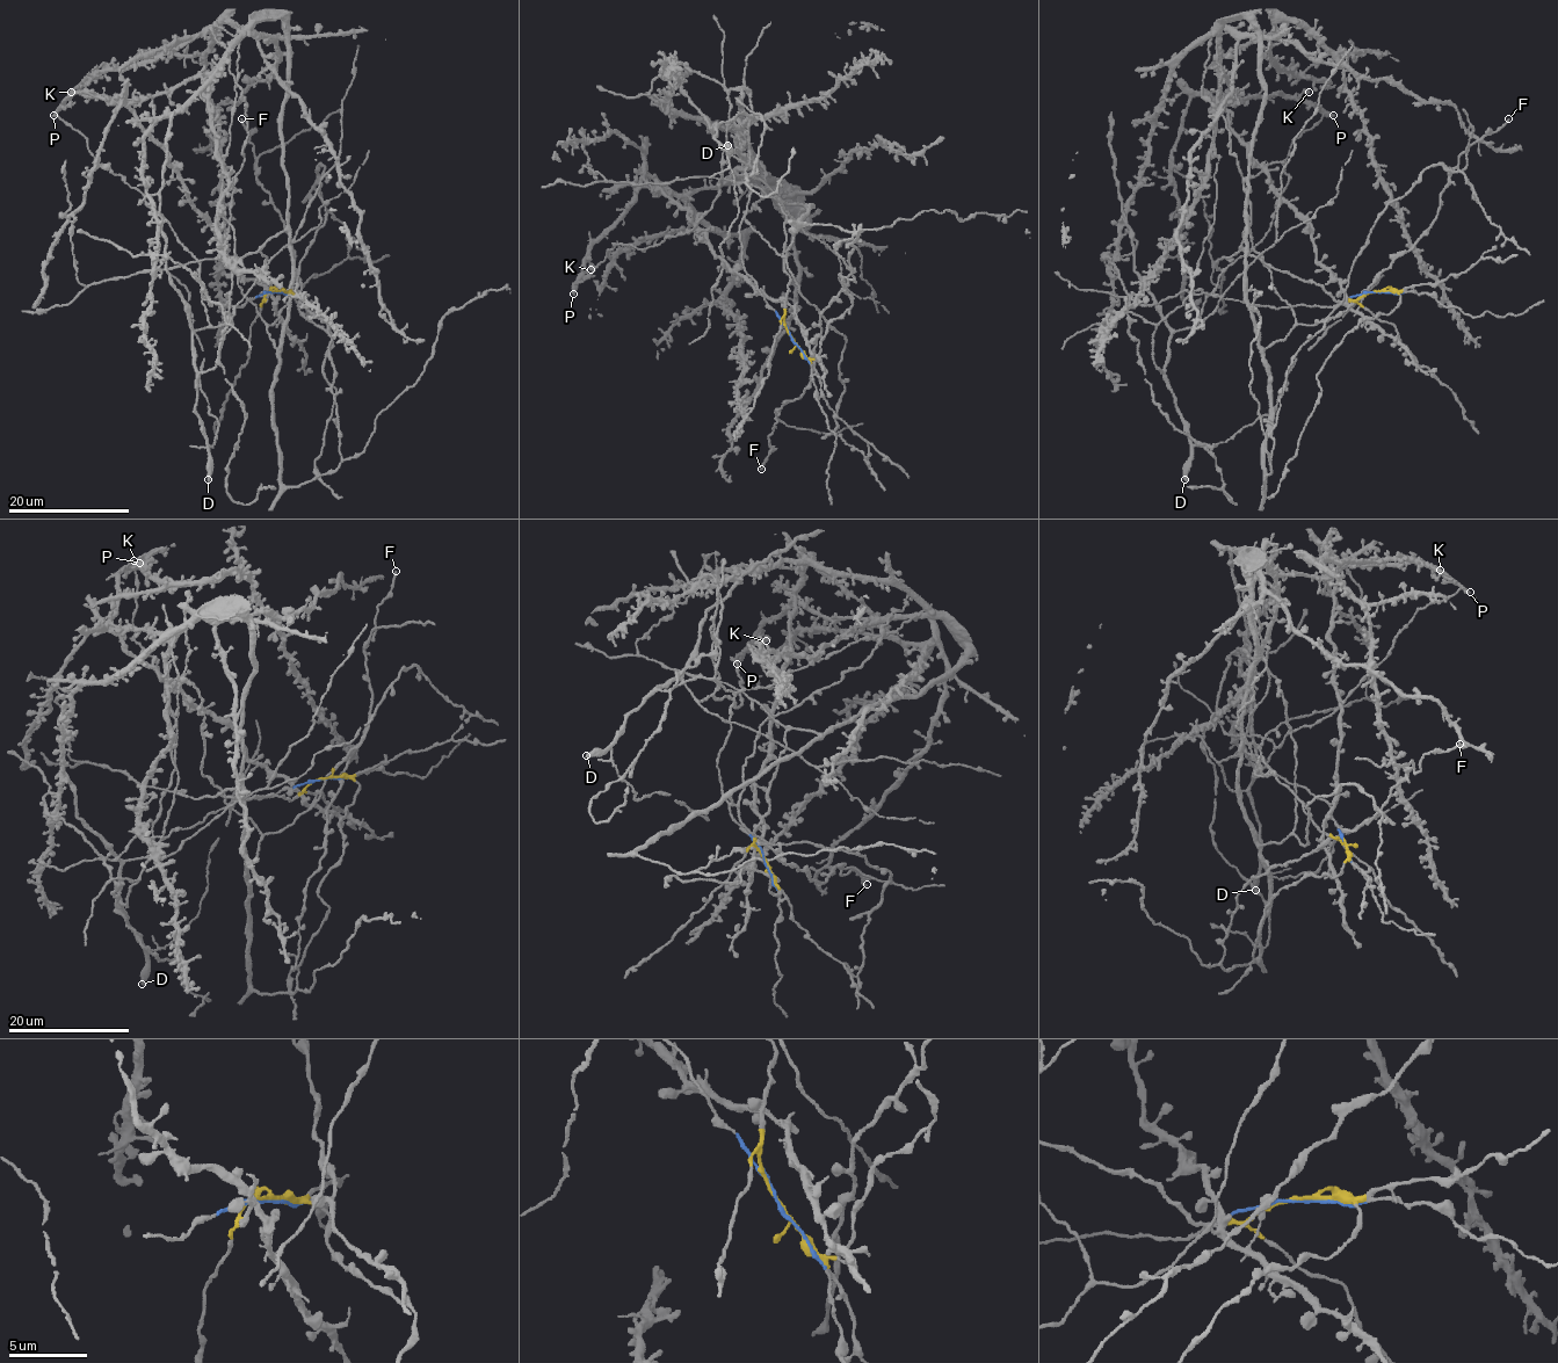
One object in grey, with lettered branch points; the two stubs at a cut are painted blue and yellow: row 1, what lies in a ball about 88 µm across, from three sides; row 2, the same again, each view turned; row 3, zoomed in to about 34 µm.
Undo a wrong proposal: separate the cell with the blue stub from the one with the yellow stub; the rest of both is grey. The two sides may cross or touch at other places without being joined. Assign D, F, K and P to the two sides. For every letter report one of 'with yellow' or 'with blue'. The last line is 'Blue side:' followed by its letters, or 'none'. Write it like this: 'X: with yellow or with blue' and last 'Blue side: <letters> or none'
D: with blue
F: with yellow
K: with blue
P: with blue
Blue side: D, K, P

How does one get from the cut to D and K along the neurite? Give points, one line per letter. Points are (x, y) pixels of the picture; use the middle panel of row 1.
D: (792, 336), (743, 261), (749, 117), (739, 113), (716, 127), (715, 137), (727, 145)
K: (792, 336), (743, 261), (743, 113), (712, 130), (729, 158), (708, 212), (575, 281), (591, 270)

